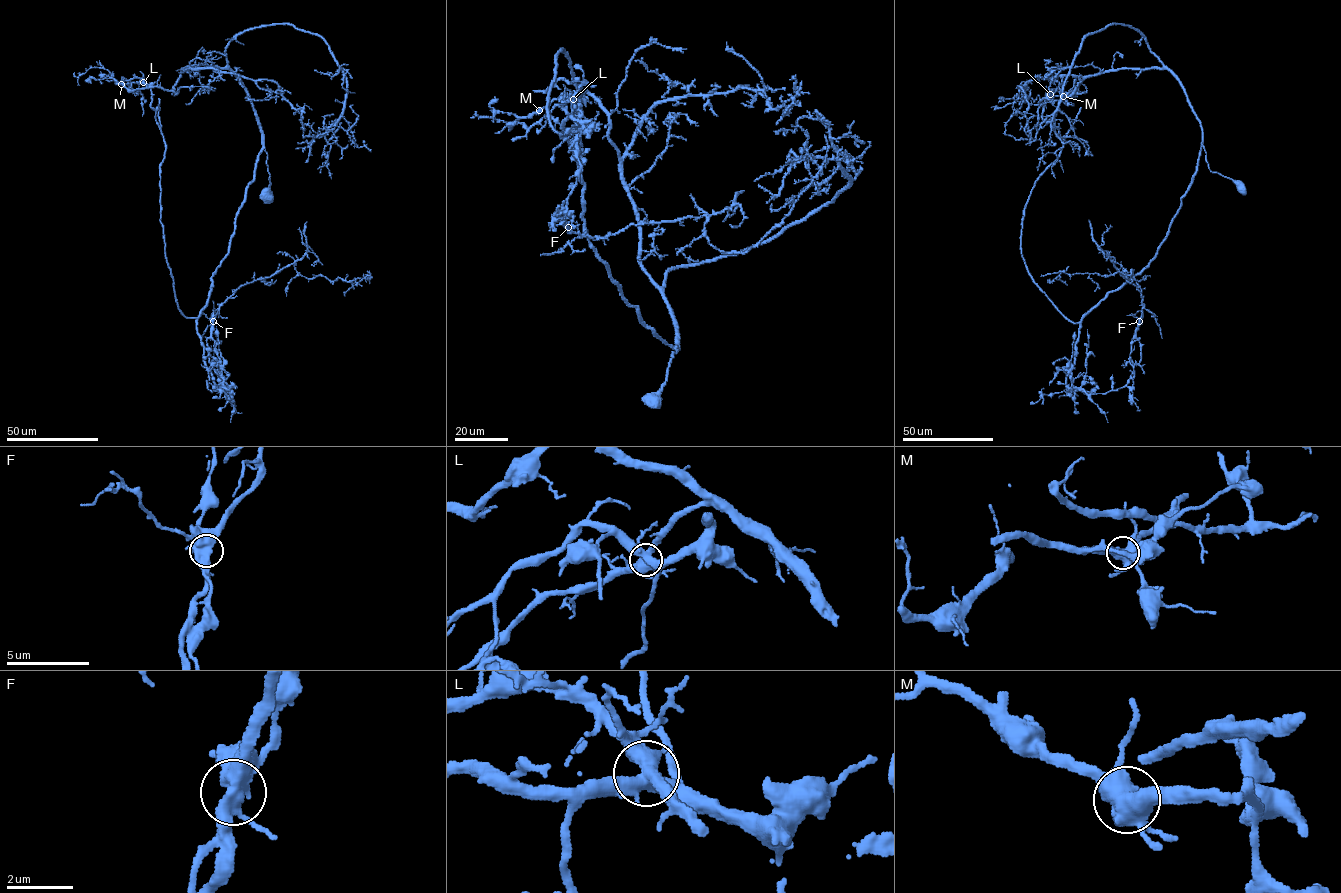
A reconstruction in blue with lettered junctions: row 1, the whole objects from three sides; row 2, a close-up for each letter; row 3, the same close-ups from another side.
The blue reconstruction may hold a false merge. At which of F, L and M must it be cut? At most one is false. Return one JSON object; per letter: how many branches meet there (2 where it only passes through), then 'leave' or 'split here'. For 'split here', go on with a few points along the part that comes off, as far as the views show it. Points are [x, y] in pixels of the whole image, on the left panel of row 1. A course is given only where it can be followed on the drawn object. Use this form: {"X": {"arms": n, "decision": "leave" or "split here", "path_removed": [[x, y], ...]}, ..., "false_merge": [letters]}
{"F": {"arms": 4, "decision": "split here", "path_removed": [[213, 321], [240, 287], [295, 261], [295, 269], [307, 278], [352, 281], [369, 276], [354, 289]]}, "L": {"arms": 4, "decision": "leave"}, "M": {"arms": 4, "decision": "leave"}, "false_merge": ["F"]}

